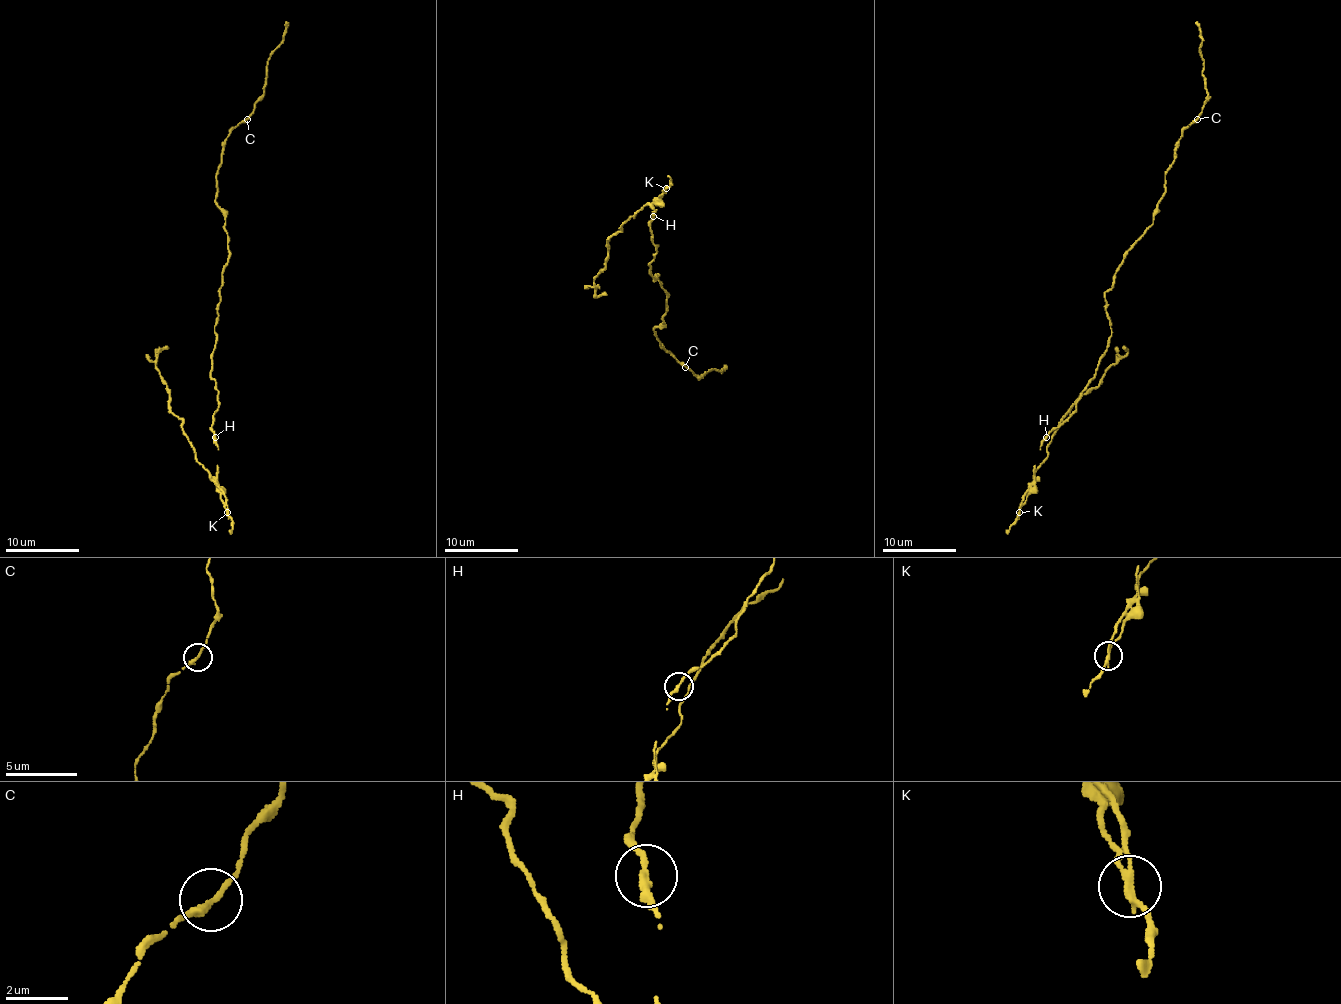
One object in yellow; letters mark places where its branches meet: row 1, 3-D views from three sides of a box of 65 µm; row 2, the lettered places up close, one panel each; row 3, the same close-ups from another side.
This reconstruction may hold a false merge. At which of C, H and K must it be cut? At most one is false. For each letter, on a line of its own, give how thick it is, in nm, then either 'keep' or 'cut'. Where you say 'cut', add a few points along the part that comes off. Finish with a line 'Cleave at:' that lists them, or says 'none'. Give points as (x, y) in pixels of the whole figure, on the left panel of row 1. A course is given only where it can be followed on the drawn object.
C: 200 nm | keep
H: 240 nm | keep
K: 240 nm | cut | (228, 513), (224, 492), (196, 459), (181, 420), (170, 407), (167, 385), (156, 369), (156, 352), (167, 346)
Cleave at: K

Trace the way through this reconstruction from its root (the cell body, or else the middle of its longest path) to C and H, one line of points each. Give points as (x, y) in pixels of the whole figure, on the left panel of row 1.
C: (215, 328), (222, 269), (229, 258), (226, 213), (215, 200), (217, 171), (222, 160), (222, 143), (246, 119)
H: (215, 328), (217, 343), (211, 356), (211, 378), (218, 393), (218, 407), (211, 426), (215, 437)

